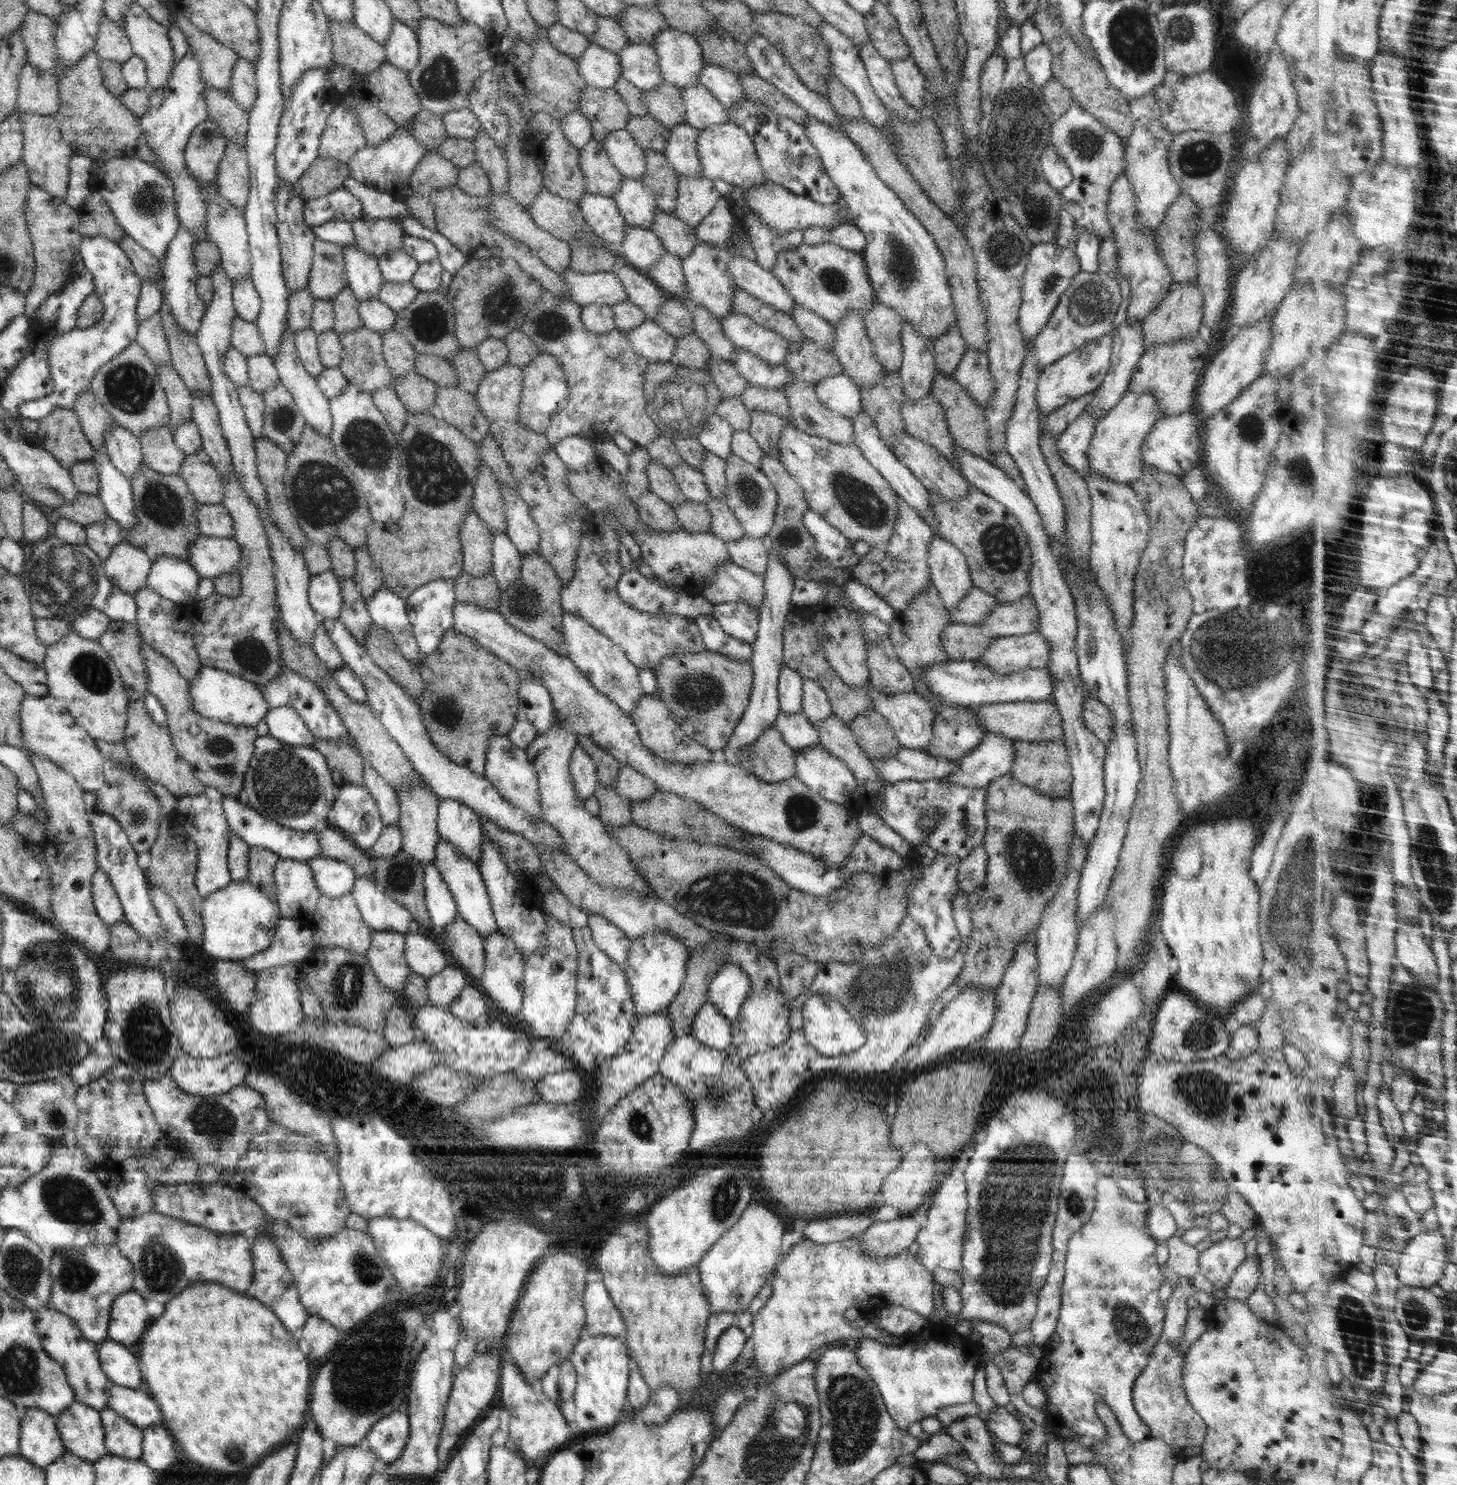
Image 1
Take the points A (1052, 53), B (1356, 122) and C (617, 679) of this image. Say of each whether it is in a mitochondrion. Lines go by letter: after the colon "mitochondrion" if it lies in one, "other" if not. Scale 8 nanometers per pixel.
A: other
B: mitochondrion
C: mitochondrion

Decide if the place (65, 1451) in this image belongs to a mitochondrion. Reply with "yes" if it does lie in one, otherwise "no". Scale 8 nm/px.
no

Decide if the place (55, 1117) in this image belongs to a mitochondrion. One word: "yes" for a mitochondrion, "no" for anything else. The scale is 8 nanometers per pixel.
yes

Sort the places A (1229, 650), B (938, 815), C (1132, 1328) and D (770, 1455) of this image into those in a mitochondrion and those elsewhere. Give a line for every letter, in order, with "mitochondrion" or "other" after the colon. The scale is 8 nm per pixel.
A: mitochondrion
B: other
C: mitochondrion
D: mitochondrion

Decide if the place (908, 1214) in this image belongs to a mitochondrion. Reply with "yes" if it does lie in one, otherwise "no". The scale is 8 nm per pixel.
no

